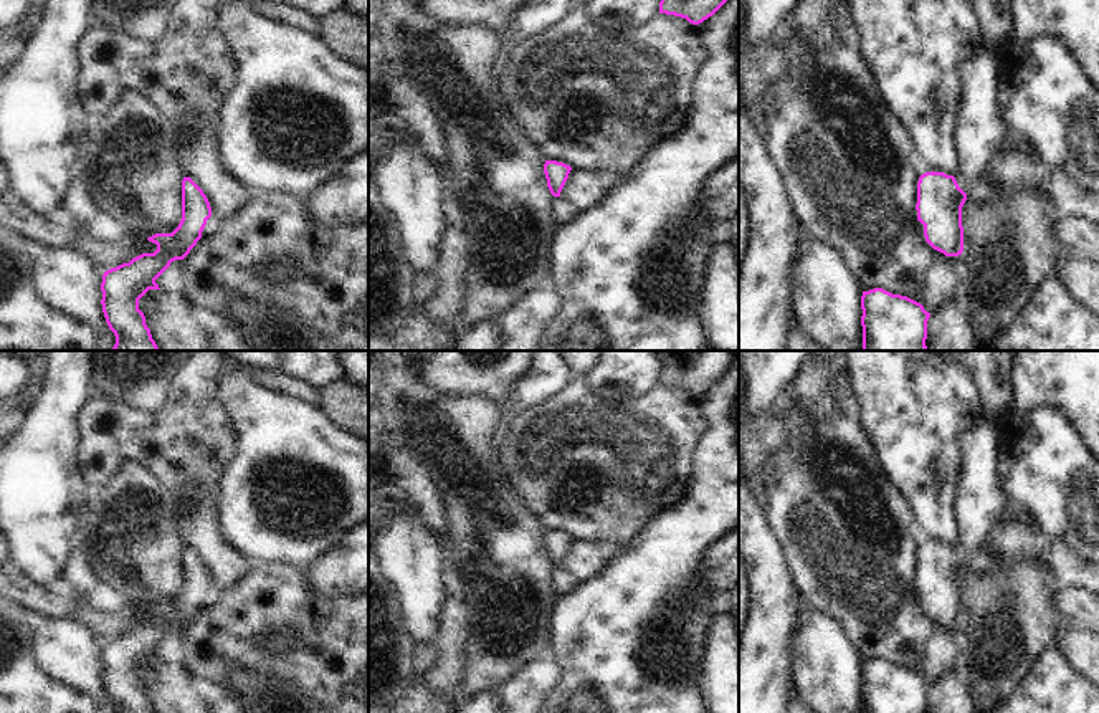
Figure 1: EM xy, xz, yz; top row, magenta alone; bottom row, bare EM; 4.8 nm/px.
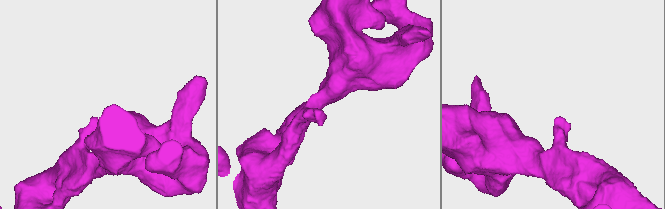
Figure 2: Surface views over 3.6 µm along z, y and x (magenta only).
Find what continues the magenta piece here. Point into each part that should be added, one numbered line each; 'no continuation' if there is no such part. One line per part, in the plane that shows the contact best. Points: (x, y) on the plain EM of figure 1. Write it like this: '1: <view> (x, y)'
1: yz (980, 505)

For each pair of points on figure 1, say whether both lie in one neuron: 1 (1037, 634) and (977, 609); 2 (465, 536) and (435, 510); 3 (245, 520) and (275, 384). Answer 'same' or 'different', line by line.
1: same
2: different
3: different

